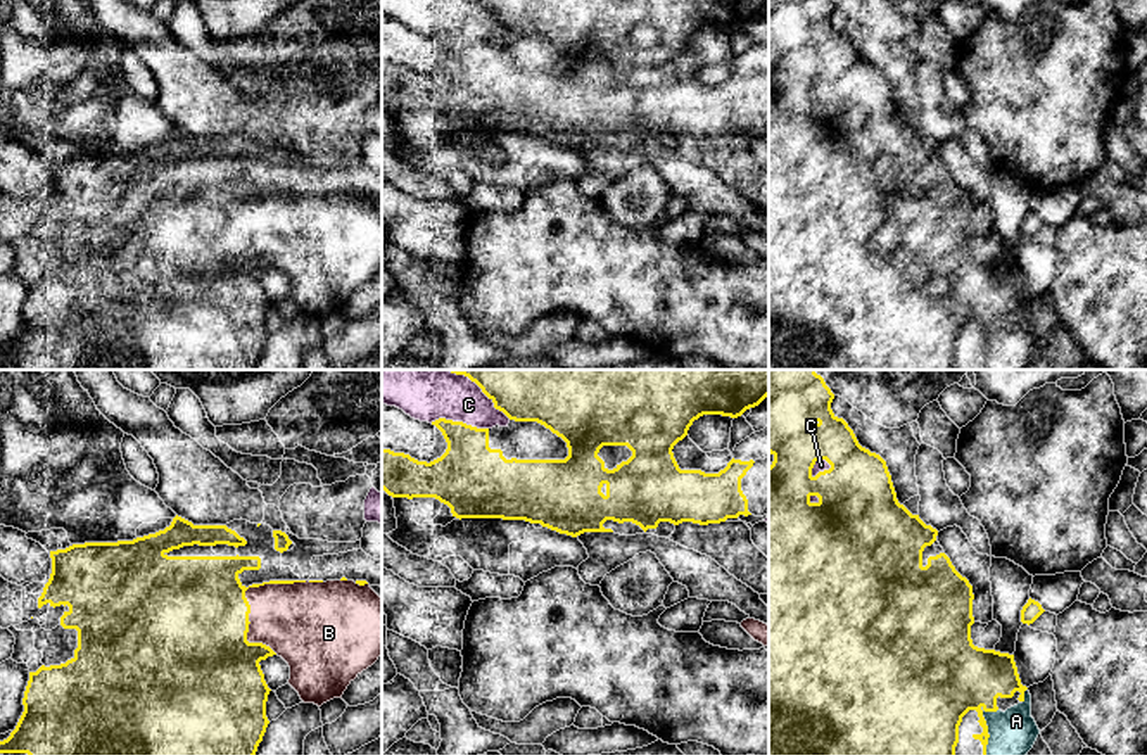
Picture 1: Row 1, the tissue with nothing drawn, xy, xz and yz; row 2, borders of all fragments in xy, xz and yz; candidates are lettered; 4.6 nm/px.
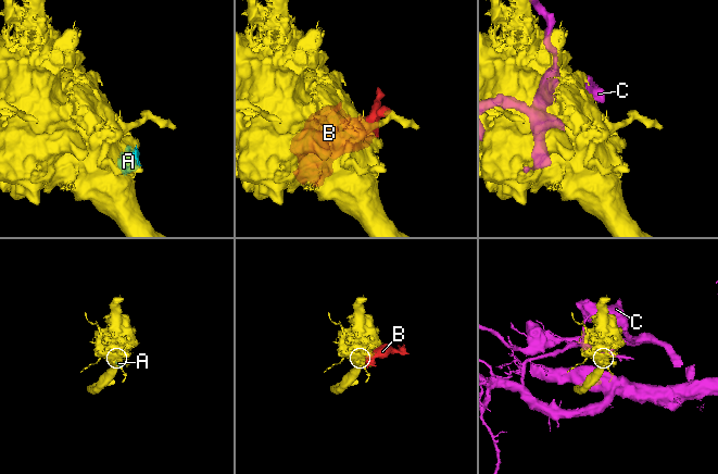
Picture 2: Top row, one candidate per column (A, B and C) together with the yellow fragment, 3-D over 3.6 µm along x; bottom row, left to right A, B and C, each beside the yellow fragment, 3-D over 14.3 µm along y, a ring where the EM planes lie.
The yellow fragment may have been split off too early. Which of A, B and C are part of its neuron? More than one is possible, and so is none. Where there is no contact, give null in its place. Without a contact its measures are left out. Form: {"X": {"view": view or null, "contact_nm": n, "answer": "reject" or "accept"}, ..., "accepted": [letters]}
{"A": {"view": "yz", "contact_nm": 240, "answer": "reject"}, "B": {"view": "xy", "contact_nm": 460, "answer": "reject"}, "C": {"view": "xz", "contact_nm": 280, "answer": "reject"}, "accepted": []}

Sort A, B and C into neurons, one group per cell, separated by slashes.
A B / C

